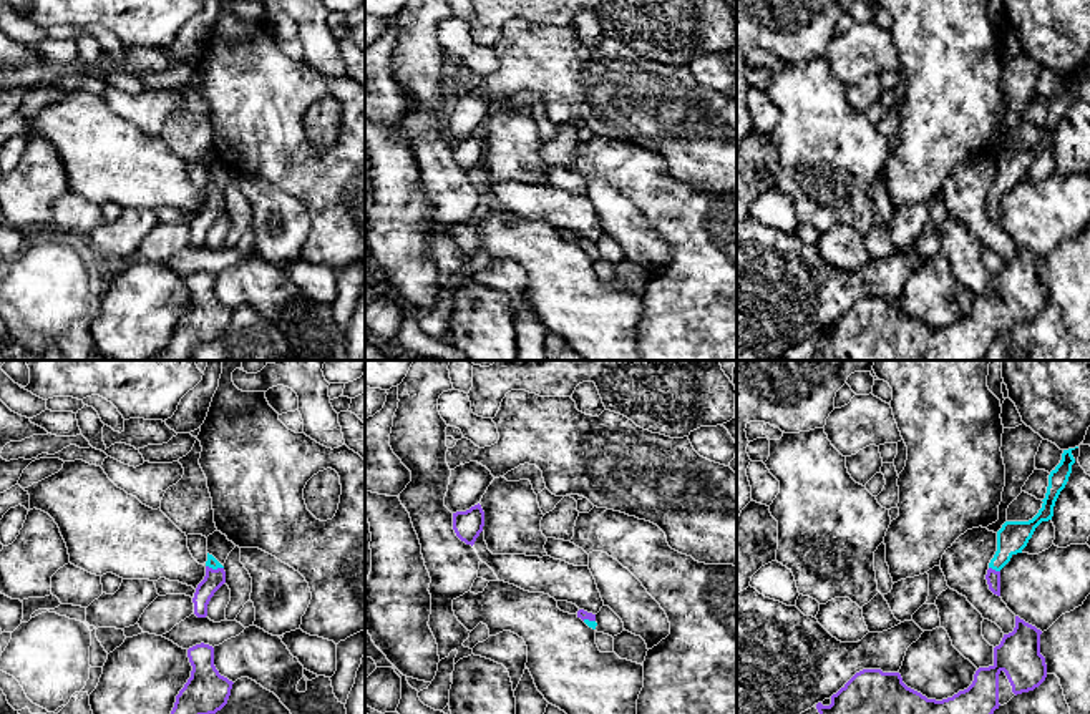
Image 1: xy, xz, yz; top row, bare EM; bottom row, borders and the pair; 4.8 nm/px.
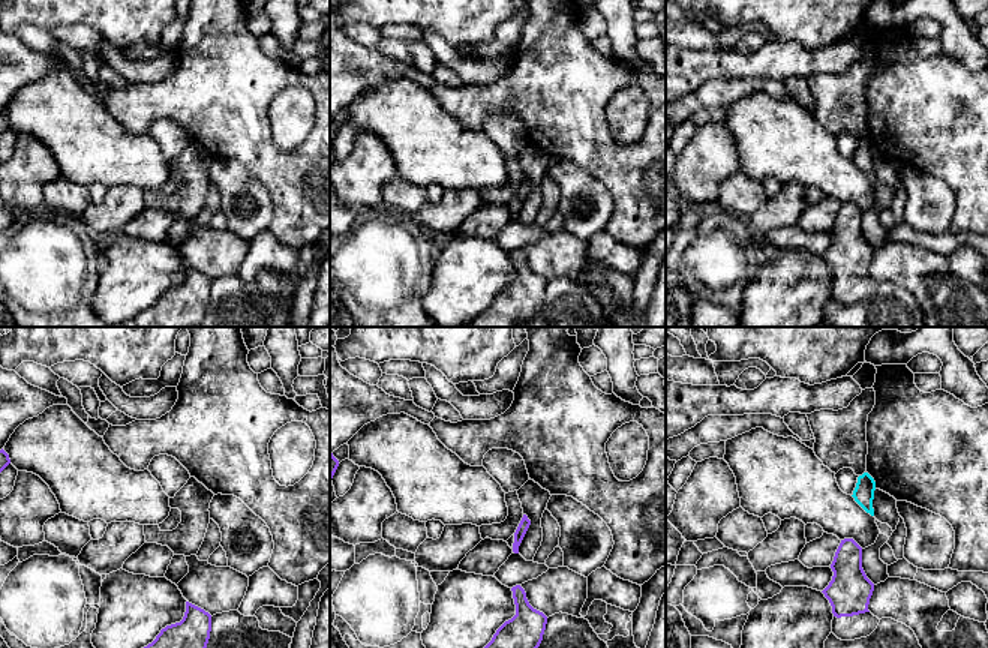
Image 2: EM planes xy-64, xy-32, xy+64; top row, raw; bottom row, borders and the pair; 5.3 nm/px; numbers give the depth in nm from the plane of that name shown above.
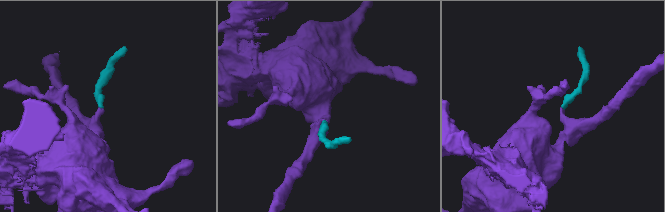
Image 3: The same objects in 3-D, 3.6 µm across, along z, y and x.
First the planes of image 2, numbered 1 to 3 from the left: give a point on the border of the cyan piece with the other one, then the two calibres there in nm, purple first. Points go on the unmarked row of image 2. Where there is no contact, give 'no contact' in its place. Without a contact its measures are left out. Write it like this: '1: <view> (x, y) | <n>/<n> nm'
1: no contact
2: no contact
3: no contact

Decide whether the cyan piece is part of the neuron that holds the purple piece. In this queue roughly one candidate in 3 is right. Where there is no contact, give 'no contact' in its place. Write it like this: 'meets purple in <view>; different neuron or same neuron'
meets purple in yz; same neuron

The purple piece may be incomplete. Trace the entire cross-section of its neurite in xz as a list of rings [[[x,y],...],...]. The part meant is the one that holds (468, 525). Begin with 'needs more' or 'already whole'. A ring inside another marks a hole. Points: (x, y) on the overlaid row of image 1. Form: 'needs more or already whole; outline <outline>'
already whole; outline [[[474,505],[466,511],[453,513],[453,530],[466,545],[474,545],[484,526],[484,511],[481,505]]]

